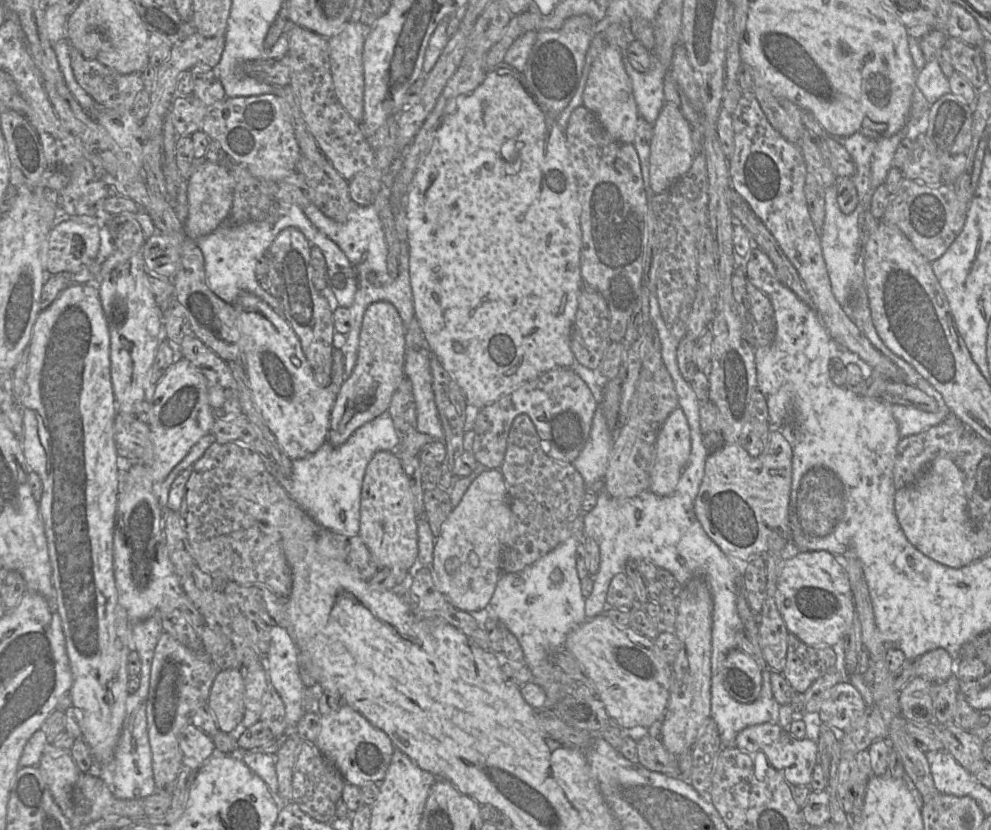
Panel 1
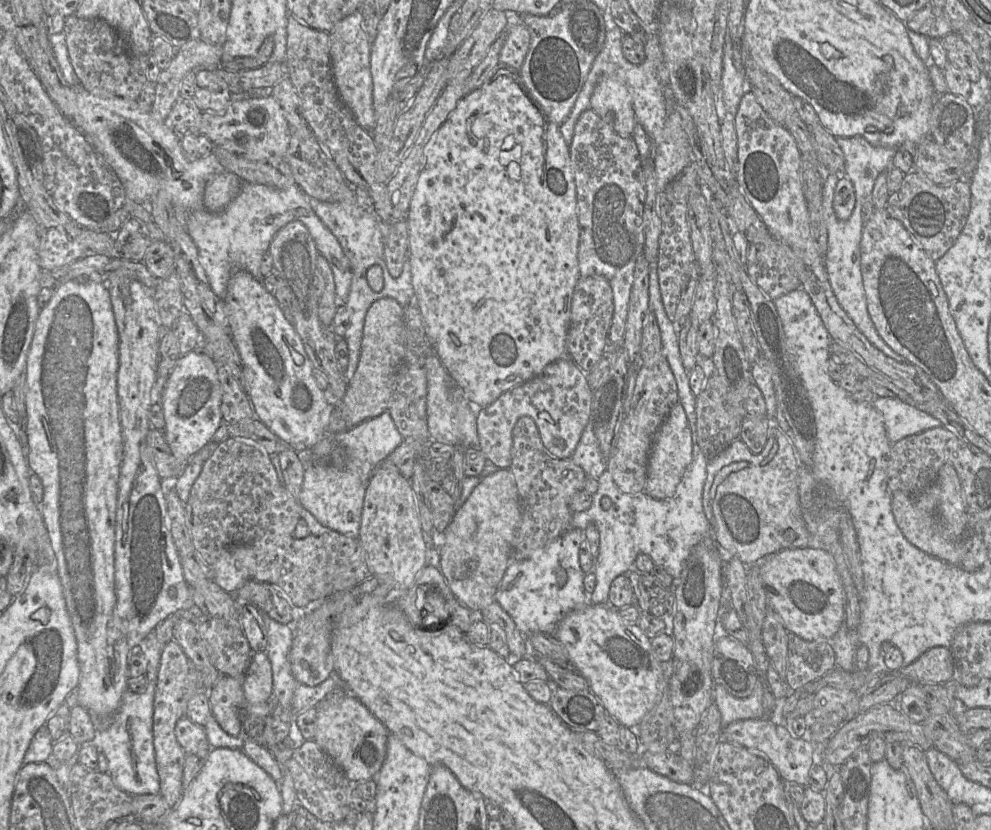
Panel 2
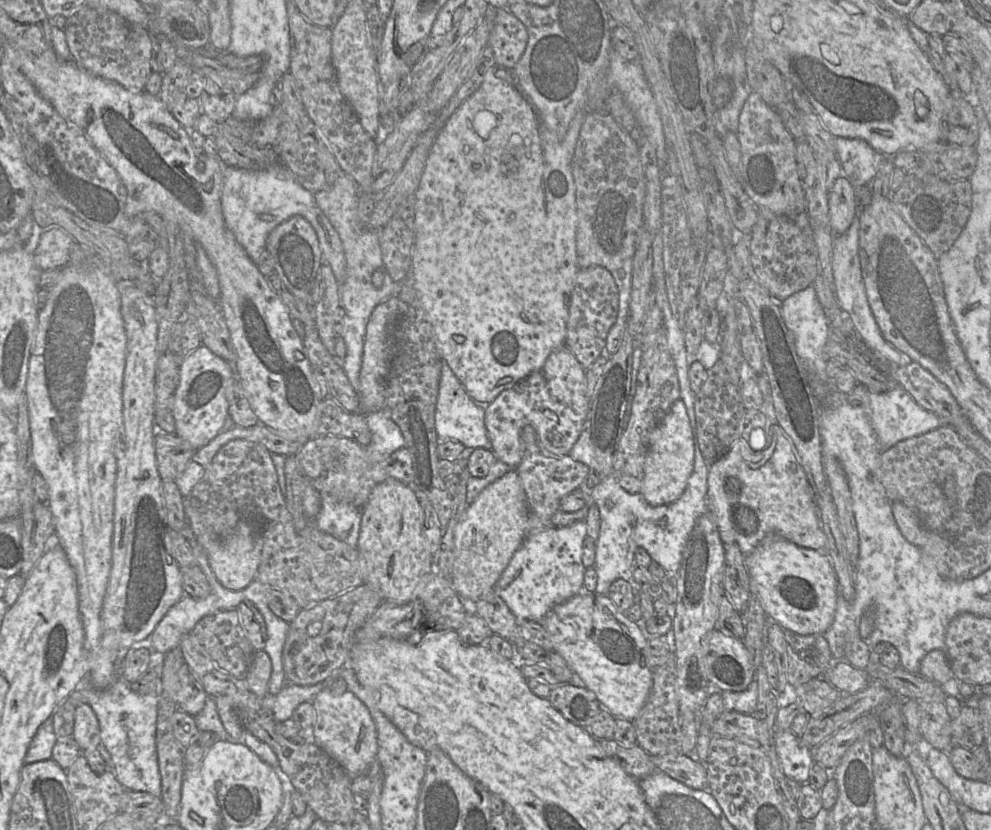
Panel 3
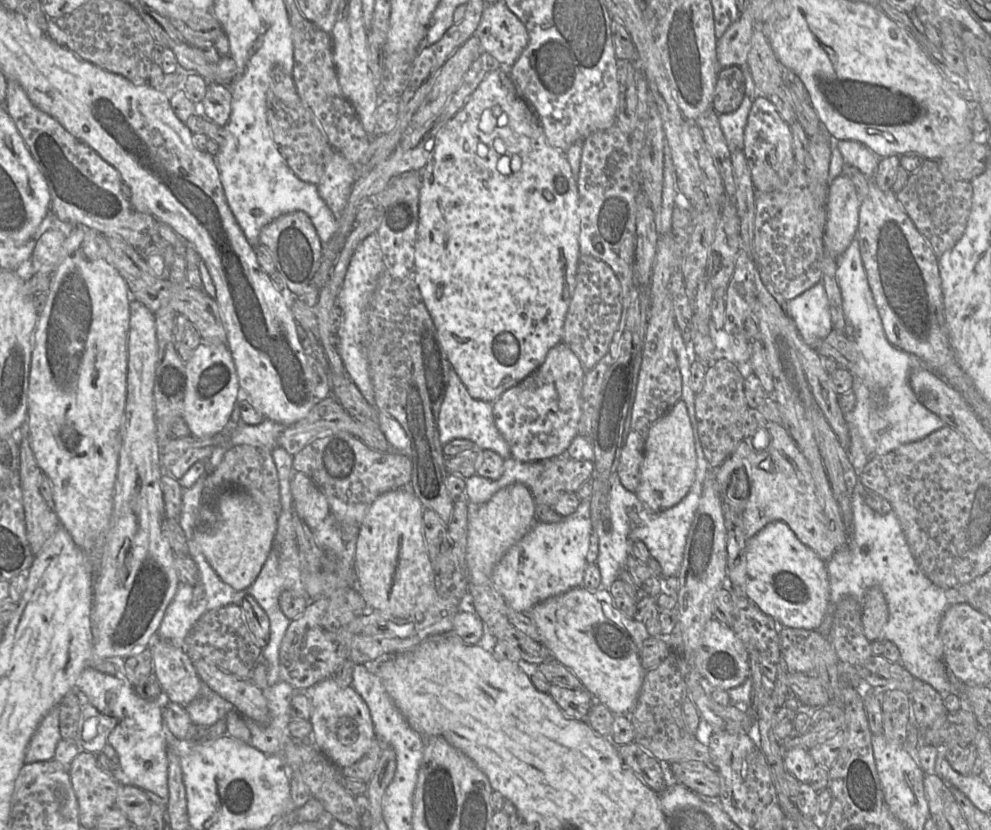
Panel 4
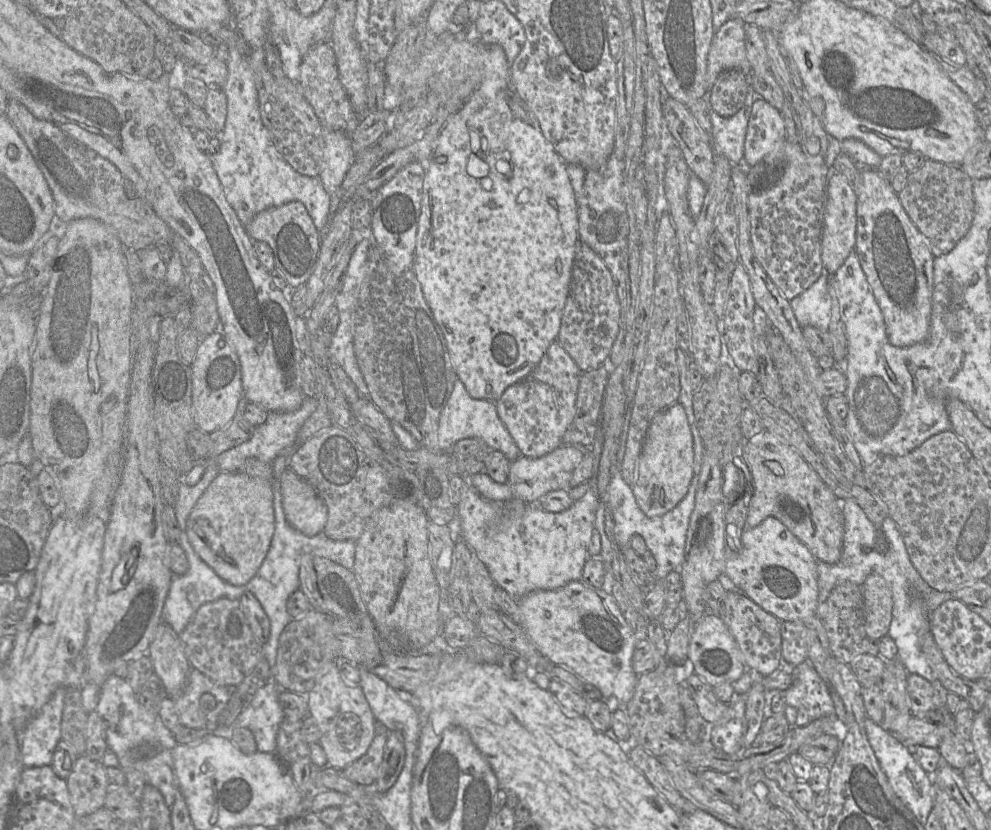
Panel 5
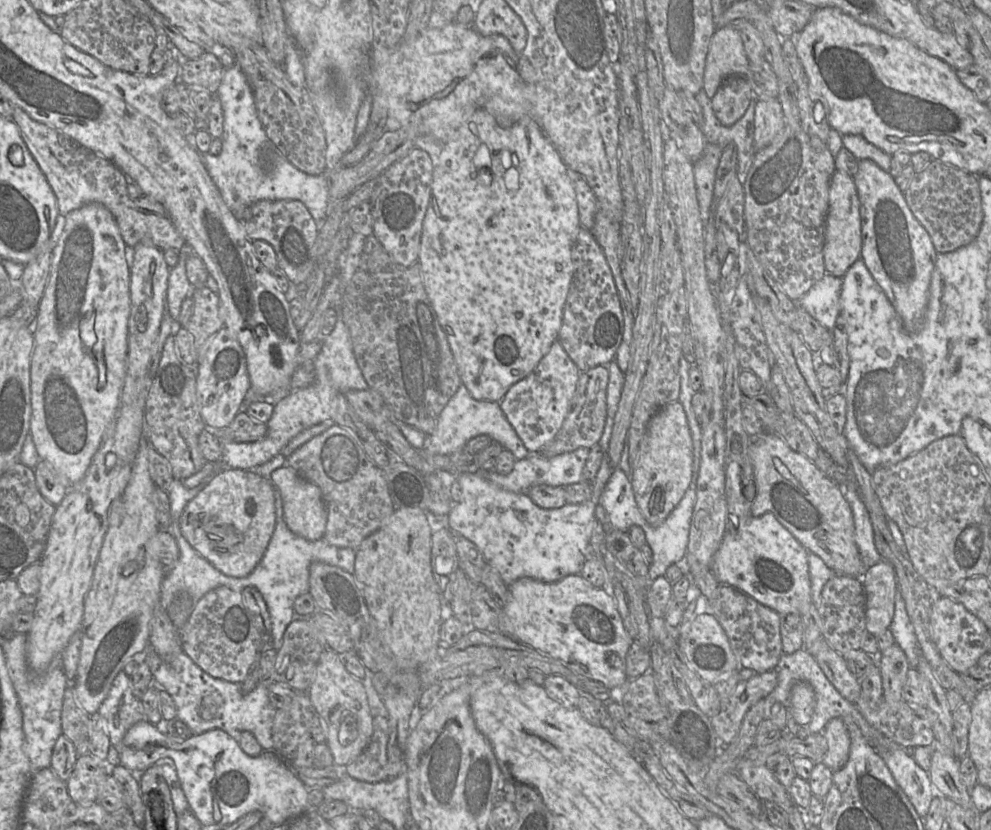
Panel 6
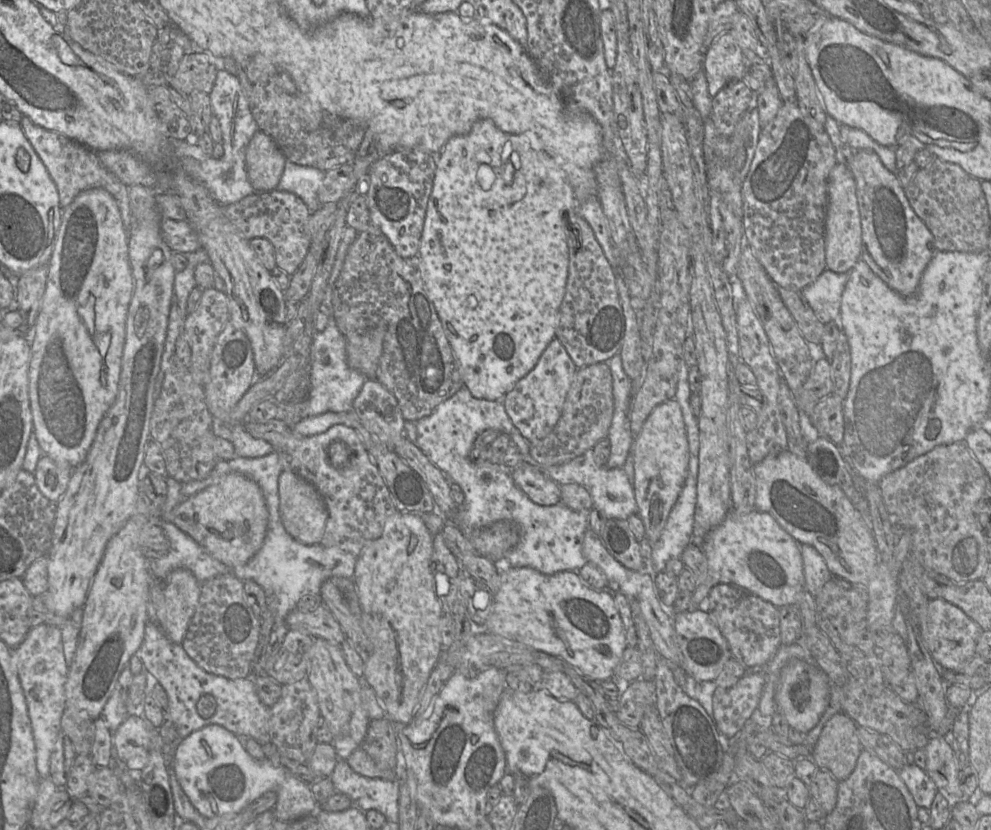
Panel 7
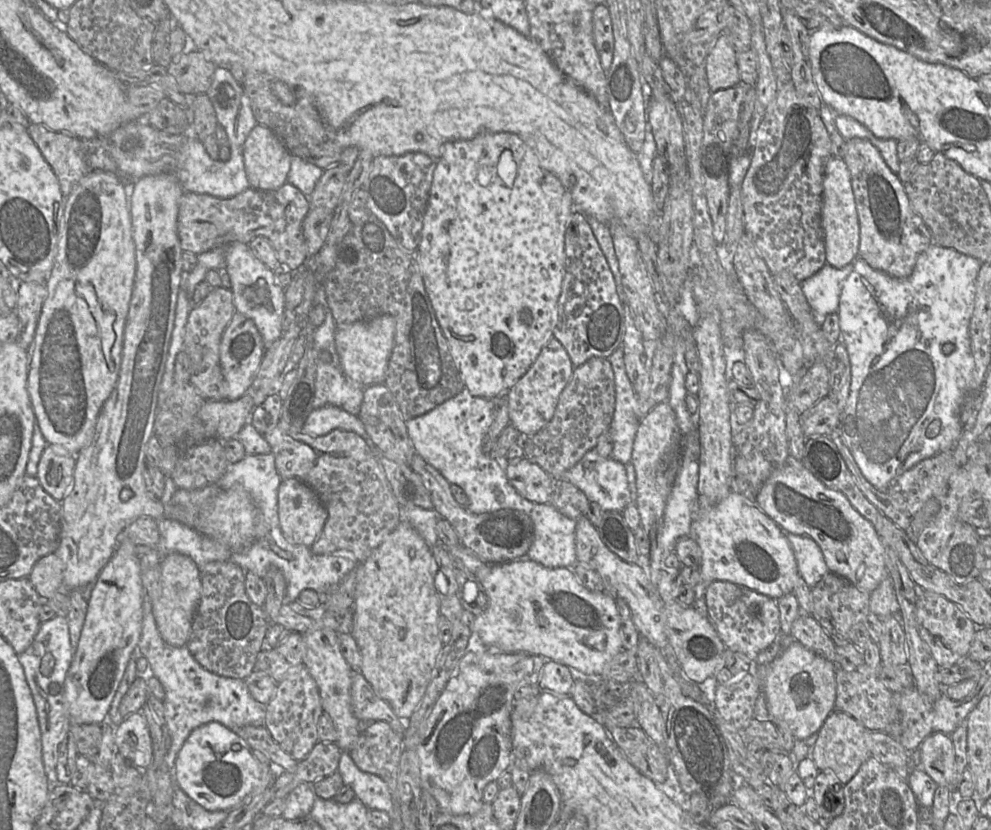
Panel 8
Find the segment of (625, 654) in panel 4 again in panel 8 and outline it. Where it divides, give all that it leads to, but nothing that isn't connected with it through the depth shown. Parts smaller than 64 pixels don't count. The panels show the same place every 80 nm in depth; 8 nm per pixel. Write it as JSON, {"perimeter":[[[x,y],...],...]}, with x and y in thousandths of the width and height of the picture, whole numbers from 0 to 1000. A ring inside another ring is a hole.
{"perimeter":[[[524,672],[503,680],[488,680],[479,692],[484,711],[491,718],[491,731],[479,743],[470,741],[470,752],[477,763],[480,763],[484,772],[492,782],[504,782],[512,787],[531,786],[548,792],[550,795],[559,795],[572,801],[581,812],[587,813],[589,817],[605,818],[609,802],[628,783],[628,772],[626,764],[626,743],[623,735],[621,722],[612,713],[596,713],[583,699],[579,688],[571,683],[552,684],[548,681],[532,672]]]}

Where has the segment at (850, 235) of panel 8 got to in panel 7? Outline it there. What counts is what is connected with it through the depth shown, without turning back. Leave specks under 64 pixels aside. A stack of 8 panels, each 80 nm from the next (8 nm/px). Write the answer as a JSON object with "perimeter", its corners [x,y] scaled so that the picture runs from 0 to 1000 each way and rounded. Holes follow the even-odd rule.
{"perimeter":[[[844,196],[836,217],[836,247],[832,265],[834,323],[844,328],[858,328],[869,312],[870,275],[864,236],[864,218],[856,200]]]}

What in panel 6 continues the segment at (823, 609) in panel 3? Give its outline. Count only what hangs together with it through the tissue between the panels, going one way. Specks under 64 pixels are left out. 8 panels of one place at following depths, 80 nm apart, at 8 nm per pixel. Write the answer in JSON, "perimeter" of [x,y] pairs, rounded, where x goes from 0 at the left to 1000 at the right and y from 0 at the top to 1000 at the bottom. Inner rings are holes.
{"perimeter":[[[779,618],[756,622],[742,637],[735,637],[717,678],[727,704],[736,704],[784,739],[814,737],[819,727],[815,663]]]}

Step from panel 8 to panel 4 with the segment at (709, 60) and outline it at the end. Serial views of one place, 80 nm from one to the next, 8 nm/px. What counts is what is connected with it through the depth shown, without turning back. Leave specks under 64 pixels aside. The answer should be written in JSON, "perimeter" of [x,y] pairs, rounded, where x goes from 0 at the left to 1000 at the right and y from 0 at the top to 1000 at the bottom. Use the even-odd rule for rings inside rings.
{"perimeter":[[[749,13],[746,22],[741,28],[739,28],[732,37],[732,40],[729,42],[729,45],[724,48],[723,69],[727,83],[738,81],[738,80],[743,80],[743,81],[754,80],[755,86],[757,87],[754,76],[754,70],[755,70],[755,63],[757,59],[757,51],[758,51],[758,45],[760,41],[761,33],[762,33],[762,27],[760,20],[757,18],[757,14]]]}

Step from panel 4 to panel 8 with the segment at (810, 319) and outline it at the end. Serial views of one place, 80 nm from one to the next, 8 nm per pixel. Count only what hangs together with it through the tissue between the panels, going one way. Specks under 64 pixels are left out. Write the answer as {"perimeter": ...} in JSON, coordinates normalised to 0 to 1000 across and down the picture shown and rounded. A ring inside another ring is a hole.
{"perimeter":[[[862,316],[846,324],[834,317],[820,333],[808,340],[810,353],[825,383],[846,376],[853,337],[862,324]]]}

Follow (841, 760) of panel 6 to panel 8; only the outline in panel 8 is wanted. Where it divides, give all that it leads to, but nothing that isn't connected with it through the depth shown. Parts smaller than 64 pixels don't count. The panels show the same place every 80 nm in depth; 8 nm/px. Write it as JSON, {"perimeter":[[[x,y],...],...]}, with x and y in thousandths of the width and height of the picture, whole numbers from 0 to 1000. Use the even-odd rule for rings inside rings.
{"perimeter":[[[842,855],[830,871],[817,911],[826,929],[840,931],[851,946],[856,943],[877,912],[872,883],[874,877],[861,864],[850,857]]]}

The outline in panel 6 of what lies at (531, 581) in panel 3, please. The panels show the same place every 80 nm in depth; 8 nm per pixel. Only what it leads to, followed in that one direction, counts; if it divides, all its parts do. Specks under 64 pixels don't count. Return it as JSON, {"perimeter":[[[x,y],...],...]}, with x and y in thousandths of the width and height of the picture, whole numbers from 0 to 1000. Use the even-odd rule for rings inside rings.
{"perimeter":[[[620,433],[612,440],[615,446],[613,502],[603,533],[608,543],[608,553],[600,576],[594,581],[596,598],[592,602],[552,613],[540,607],[532,594],[508,589],[480,570],[459,572],[466,595],[464,604],[457,607],[451,622],[452,635],[457,642],[477,653],[490,678],[503,688],[512,706],[528,695],[557,702],[576,692],[585,692],[590,676],[598,670],[595,664],[595,649],[601,628],[600,613],[620,565],[613,545],[631,458],[630,449]]]}

